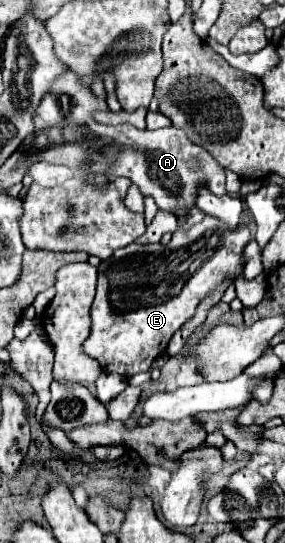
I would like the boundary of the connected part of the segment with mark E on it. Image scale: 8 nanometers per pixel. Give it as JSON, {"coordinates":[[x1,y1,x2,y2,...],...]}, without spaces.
{"coordinates":[[204,217,202,223,194,225,192,229,178,229,172,235,172,241,168,245,138,245,130,243,118,251,106,261,100,261,98,265,98,287,96,287,96,299,92,305,92,335,88,337,84,349,90,353,90,357,98,359,100,367,108,373,118,373,120,377,128,379,138,373,148,373,152,361,166,351,168,341,172,335,194,315,198,303,216,289,228,275,236,275,234,285,238,299,244,307,254,307,262,301,266,291,266,277,260,275,254,281,246,281,242,275,240,257,250,241,252,233,248,225,242,221,236,229,230,229,224,221,216,217]]}

